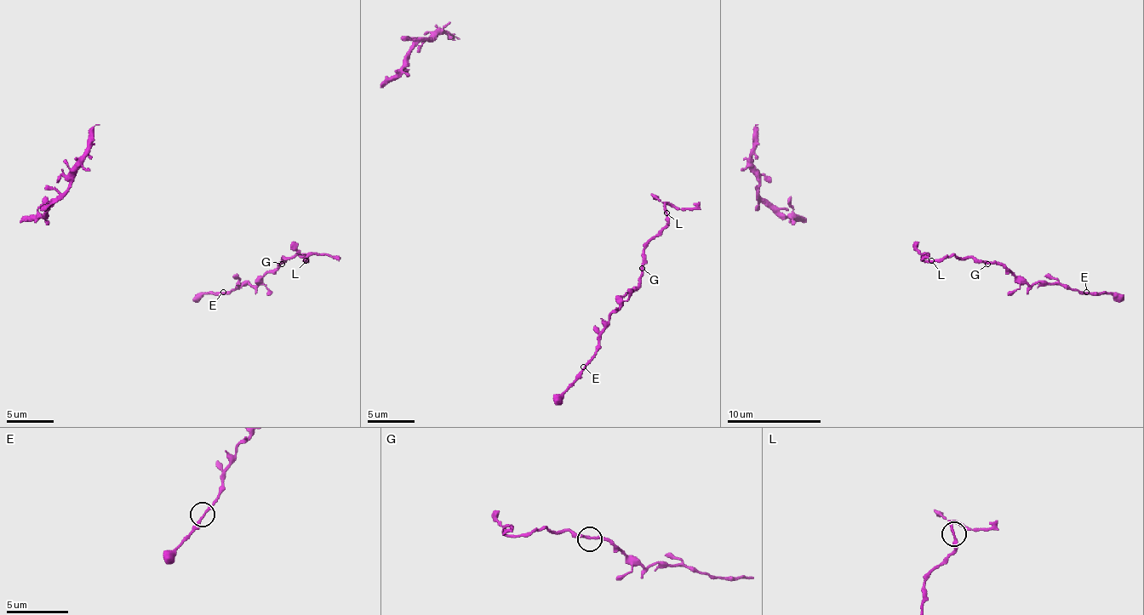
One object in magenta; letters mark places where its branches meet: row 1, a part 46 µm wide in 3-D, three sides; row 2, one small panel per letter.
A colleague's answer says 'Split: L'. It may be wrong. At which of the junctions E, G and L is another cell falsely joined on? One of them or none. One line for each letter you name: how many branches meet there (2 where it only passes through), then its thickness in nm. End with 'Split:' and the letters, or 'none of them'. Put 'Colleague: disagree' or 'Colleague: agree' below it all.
L: Branches: 2. Thickness 240 nm
Split: L
Colleague: agree

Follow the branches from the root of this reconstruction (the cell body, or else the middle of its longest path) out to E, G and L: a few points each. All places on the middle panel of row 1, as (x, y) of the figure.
E: (651, 193), (666, 202), (666, 224), (644, 247), (640, 282), (621, 298), (600, 336), (600, 348), (583, 367)
G: (651, 193), (666, 202), (666, 224), (644, 247), (642, 268)
L: (651, 193), (666, 202), (666, 212)

